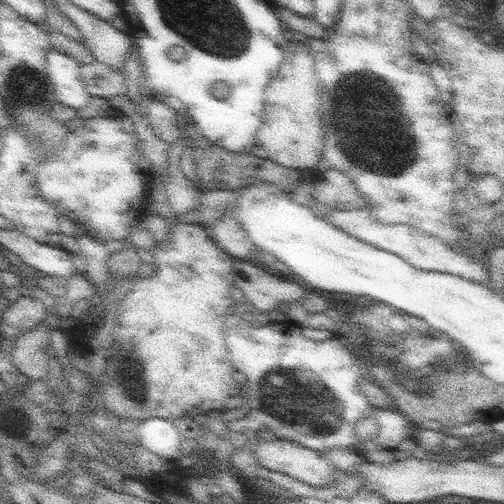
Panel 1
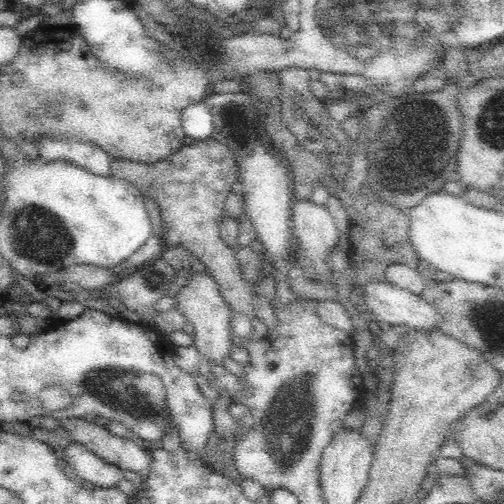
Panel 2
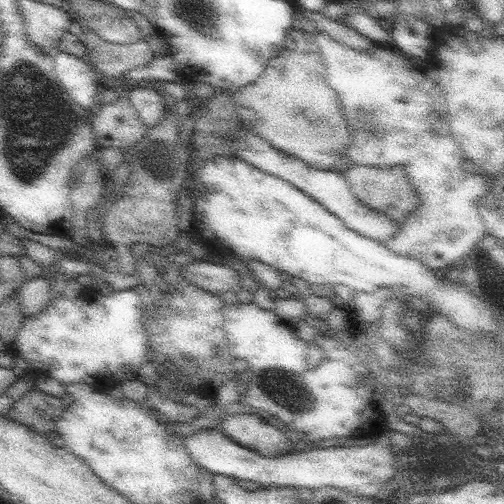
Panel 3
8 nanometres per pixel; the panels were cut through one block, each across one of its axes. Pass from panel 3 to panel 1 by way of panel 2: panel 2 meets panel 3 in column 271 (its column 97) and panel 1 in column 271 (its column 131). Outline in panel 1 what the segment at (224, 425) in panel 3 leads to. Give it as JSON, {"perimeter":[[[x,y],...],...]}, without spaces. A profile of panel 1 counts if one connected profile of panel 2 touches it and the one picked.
{"perimeter":[[[281,438],[275,440],[257,440],[255,458],[269,472],[279,472],[293,480],[305,482],[309,486],[325,486],[331,482],[331,476],[337,468],[323,454],[305,448],[297,442],[287,442]]]}

